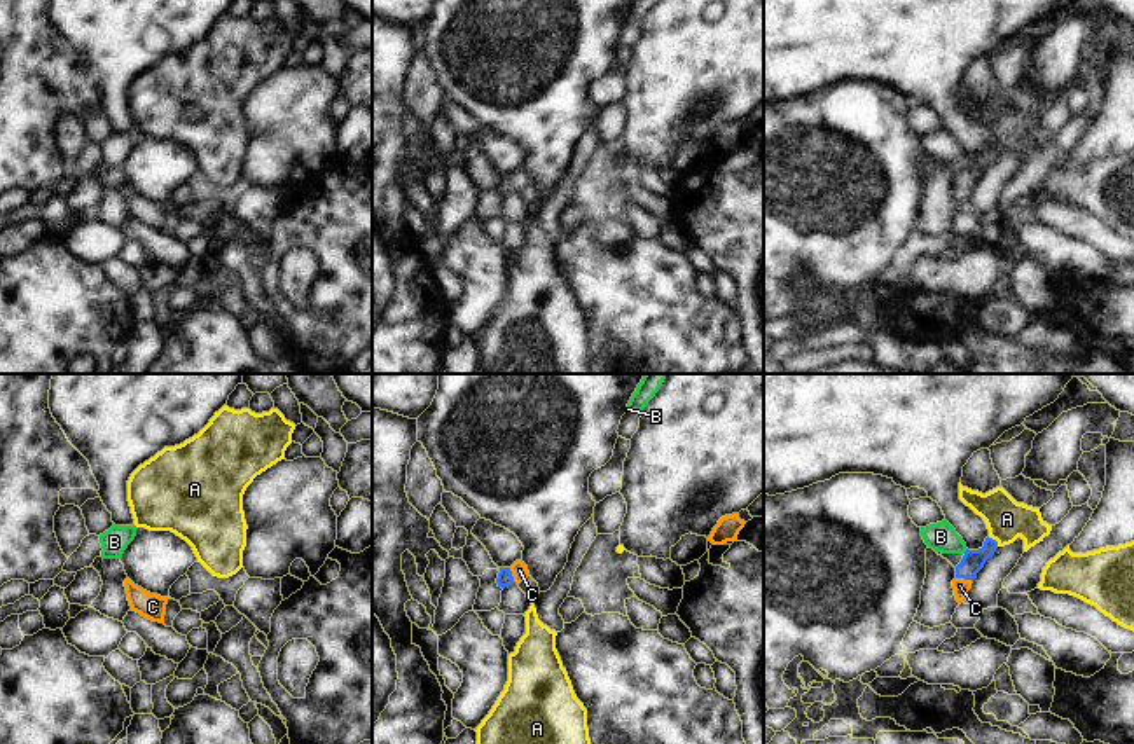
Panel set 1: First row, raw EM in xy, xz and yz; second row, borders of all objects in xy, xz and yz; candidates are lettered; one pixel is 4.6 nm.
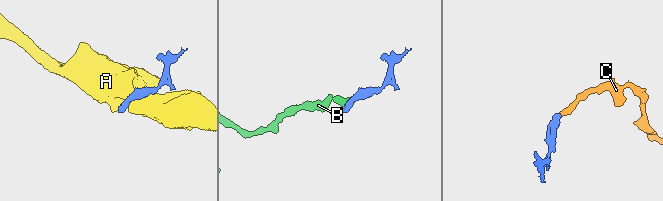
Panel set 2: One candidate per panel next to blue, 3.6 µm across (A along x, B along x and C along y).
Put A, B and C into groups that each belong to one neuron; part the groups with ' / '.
A / B / C

